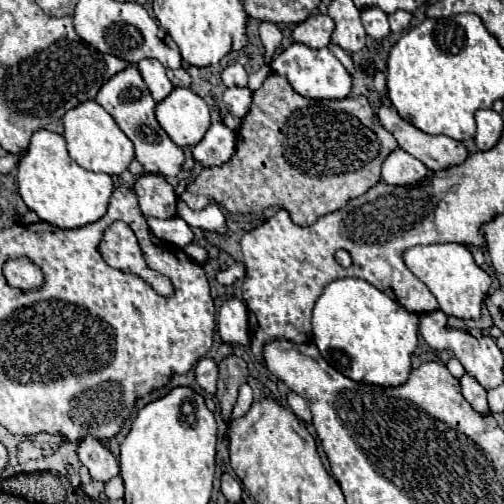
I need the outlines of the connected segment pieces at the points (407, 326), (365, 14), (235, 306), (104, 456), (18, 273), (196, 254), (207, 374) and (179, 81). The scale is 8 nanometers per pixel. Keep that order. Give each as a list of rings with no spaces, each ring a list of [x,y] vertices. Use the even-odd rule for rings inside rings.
[[[363,278],[329,282],[313,308],[311,324],[313,344],[321,350],[321,356],[347,378],[379,386],[397,386],[407,380],[411,354],[417,348],[419,316],[405,310]]]
[[[363,8],[361,10],[361,22],[367,30],[367,34],[375,40],[381,40],[389,34],[389,22],[387,22],[387,14],[381,8]]]
[[[233,298],[227,300],[217,316],[219,336],[227,344],[249,346],[249,322],[247,322],[247,306]]]
[[[85,436],[77,442],[77,456],[87,466],[93,480],[107,482],[119,474],[119,462],[97,438]]]
[[[9,260],[3,268],[5,278],[11,286],[21,290],[35,290],[41,286],[41,270],[35,264],[29,264],[29,260]]]
[[[191,242],[191,244],[187,244],[183,250],[185,250],[185,254],[187,254],[193,262],[197,262],[199,266],[205,266],[205,264],[209,262],[207,250],[205,250],[203,246],[199,246],[199,244],[193,244],[193,242]]]
[[[201,358],[195,366],[195,376],[197,382],[203,390],[207,390],[209,394],[215,394],[215,384],[217,384],[217,376],[219,376],[219,368],[213,362],[213,358]]]
[[[167,68],[167,78],[175,84],[175,86],[189,86],[191,84],[191,76],[187,74],[187,70],[183,70],[183,68]]]

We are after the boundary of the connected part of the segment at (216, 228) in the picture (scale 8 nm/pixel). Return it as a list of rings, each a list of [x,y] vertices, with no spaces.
[[[209,204],[207,208],[195,212],[195,210],[181,210],[183,220],[191,228],[201,228],[201,230],[213,230],[213,232],[225,232],[225,216],[217,204]]]

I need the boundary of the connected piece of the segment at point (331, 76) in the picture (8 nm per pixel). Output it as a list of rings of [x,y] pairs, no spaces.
[[[293,42],[289,48],[285,48],[281,54],[277,54],[271,62],[271,72],[285,76],[289,80],[289,84],[293,86],[295,92],[299,92],[301,96],[307,98],[315,98],[315,100],[337,100],[337,98],[347,98],[351,94],[351,74],[345,68],[345,62],[349,62],[351,58],[347,58],[345,54],[337,56],[339,46],[329,44],[321,50],[309,48],[305,44]]]

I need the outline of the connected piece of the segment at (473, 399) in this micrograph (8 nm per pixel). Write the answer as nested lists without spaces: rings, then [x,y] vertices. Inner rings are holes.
[[[465,372],[463,378],[461,378],[461,392],[463,392],[465,400],[469,400],[469,404],[471,404],[477,412],[483,412],[483,414],[489,412],[485,388],[483,388],[473,376],[469,376],[467,372]]]

